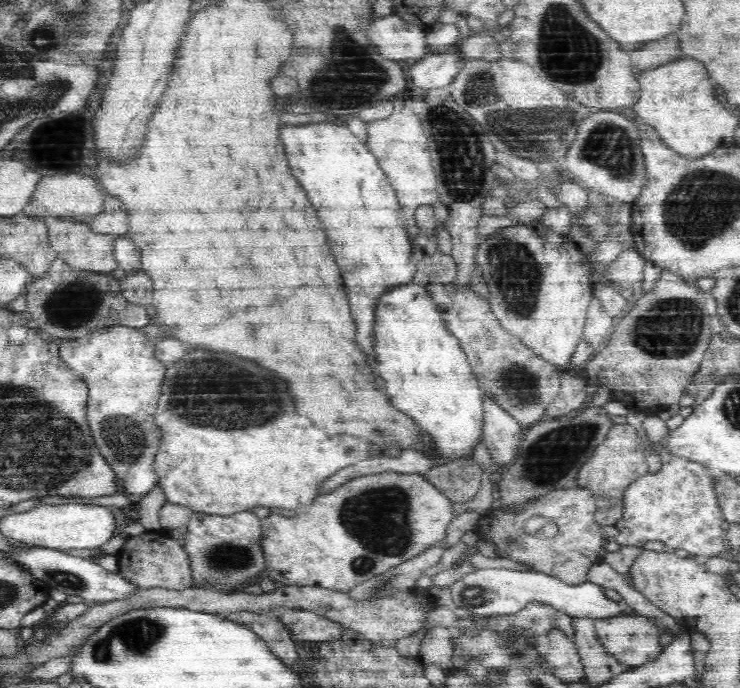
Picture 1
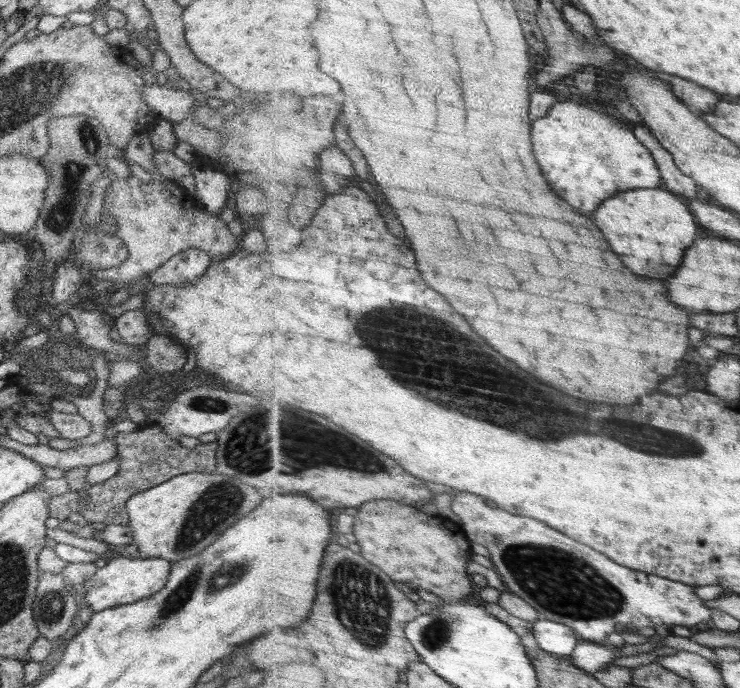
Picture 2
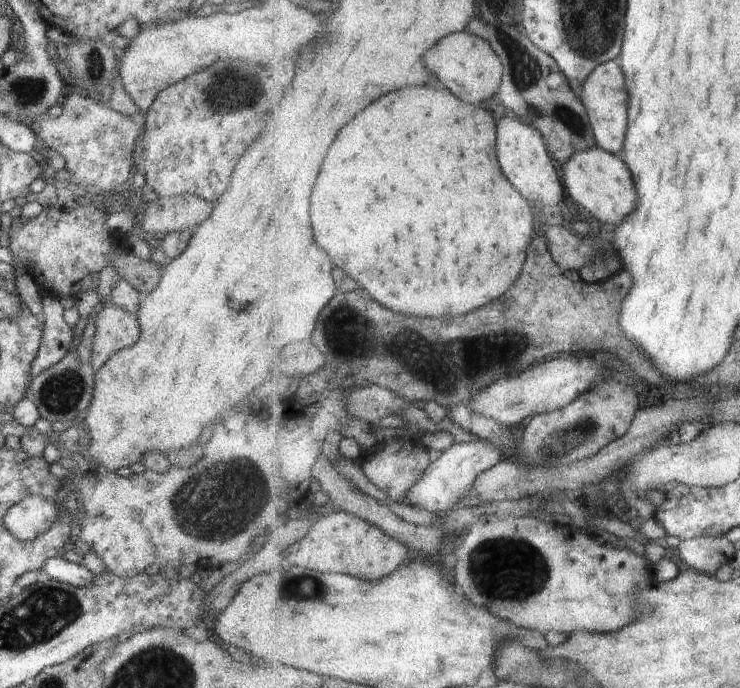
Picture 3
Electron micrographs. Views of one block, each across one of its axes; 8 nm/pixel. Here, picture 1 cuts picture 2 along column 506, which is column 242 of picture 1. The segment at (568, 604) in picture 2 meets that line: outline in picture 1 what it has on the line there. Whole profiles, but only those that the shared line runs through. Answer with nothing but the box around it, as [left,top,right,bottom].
[183,509,265,591]

